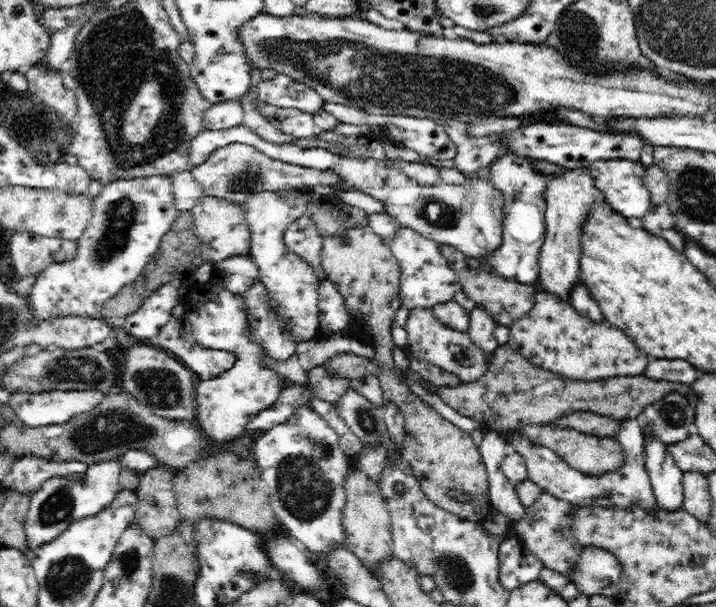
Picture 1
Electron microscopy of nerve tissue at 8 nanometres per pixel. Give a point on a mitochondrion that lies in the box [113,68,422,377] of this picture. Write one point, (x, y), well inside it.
(242, 175)

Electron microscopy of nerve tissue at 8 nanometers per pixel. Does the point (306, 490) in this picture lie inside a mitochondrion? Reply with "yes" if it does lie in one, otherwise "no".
yes

